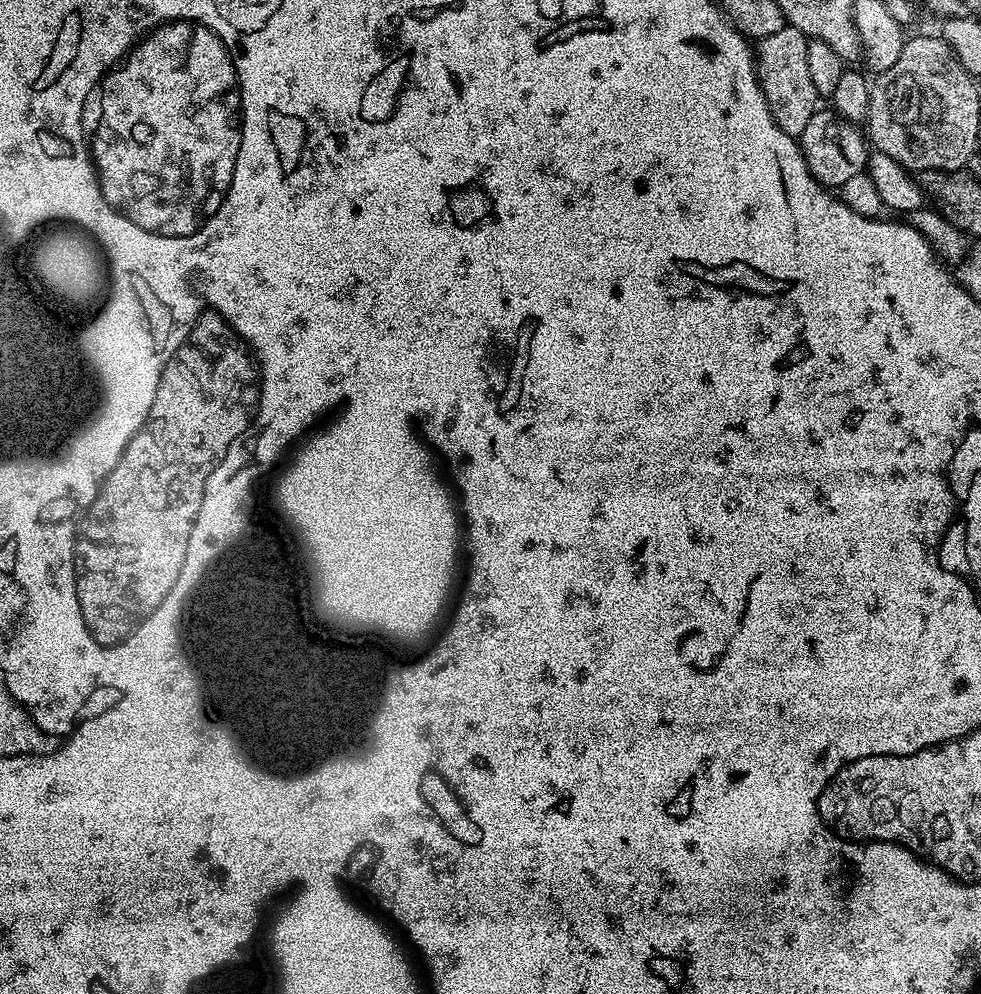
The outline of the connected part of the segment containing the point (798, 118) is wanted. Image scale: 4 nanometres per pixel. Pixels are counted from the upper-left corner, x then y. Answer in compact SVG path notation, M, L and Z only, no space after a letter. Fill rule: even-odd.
M786 26L778 34L770 34L759 41L755 49L756 77L760 80L760 89L770 106L770 114L786 134L799 137L806 130L806 122L818 111L818 97L814 82L810 78L810 69L806 63L806 50L809 37L803 36L797 28Z

